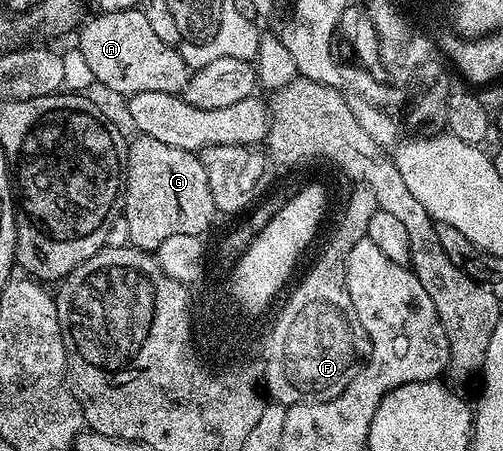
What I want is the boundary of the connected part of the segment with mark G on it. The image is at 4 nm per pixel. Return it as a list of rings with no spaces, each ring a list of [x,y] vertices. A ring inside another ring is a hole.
[[[136,134],[135,140],[127,143],[125,156],[125,182],[121,187],[121,215],[129,225],[127,234],[130,246],[140,251],[154,252],[168,237],[177,233],[203,235],[217,219],[213,193],[209,193],[209,177],[205,177],[205,167],[201,165],[198,154],[185,149],[173,149],[165,141],[153,141],[153,137]]]

